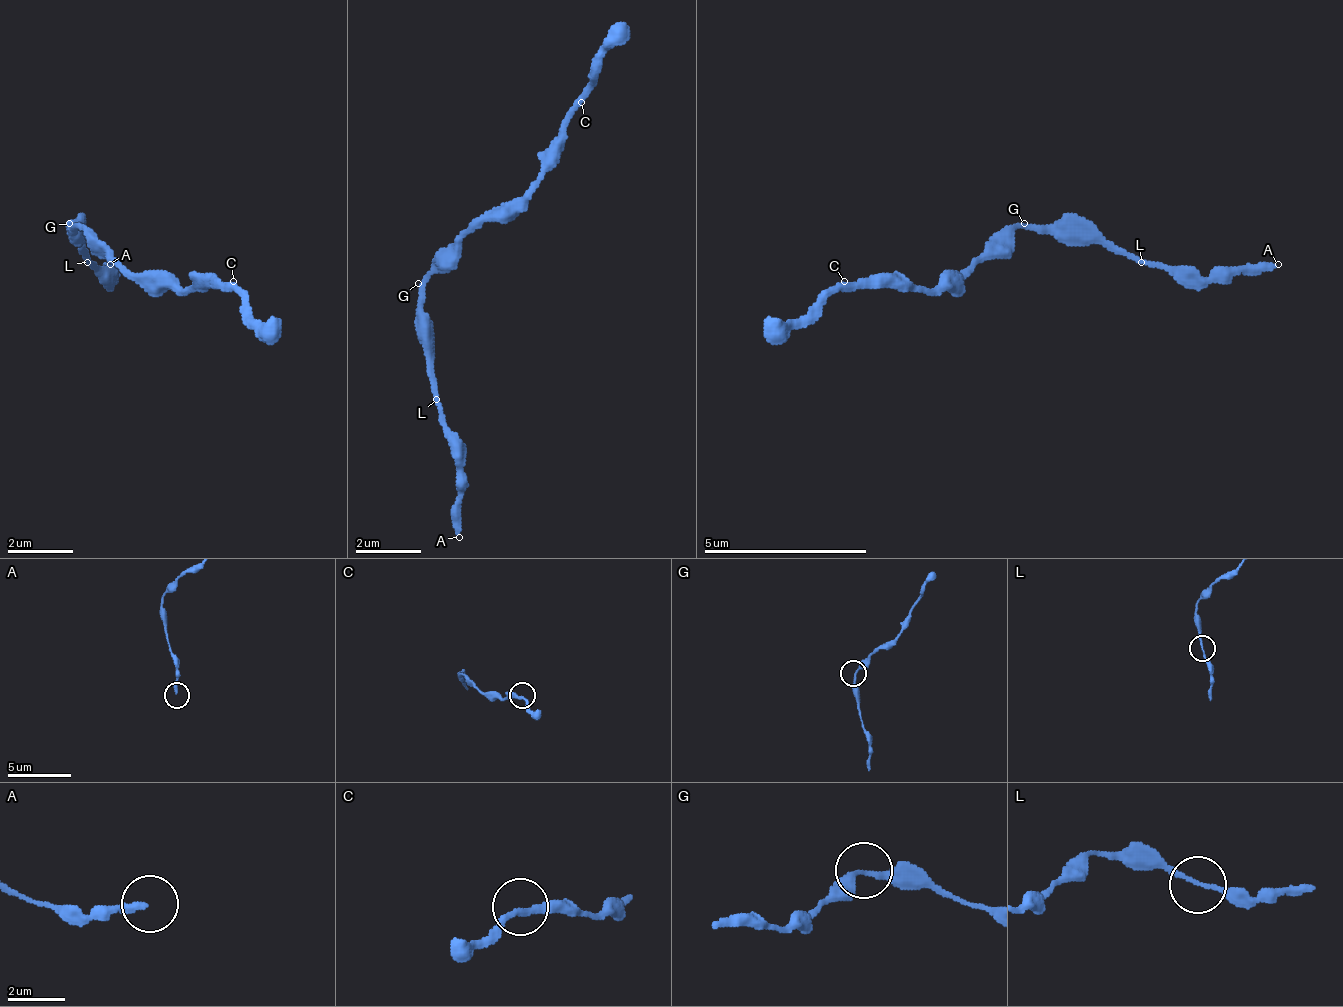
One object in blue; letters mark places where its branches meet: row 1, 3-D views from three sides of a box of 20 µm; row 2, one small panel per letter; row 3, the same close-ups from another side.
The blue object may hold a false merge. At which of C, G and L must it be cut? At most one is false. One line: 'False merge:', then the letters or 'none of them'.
False merge: none of them

